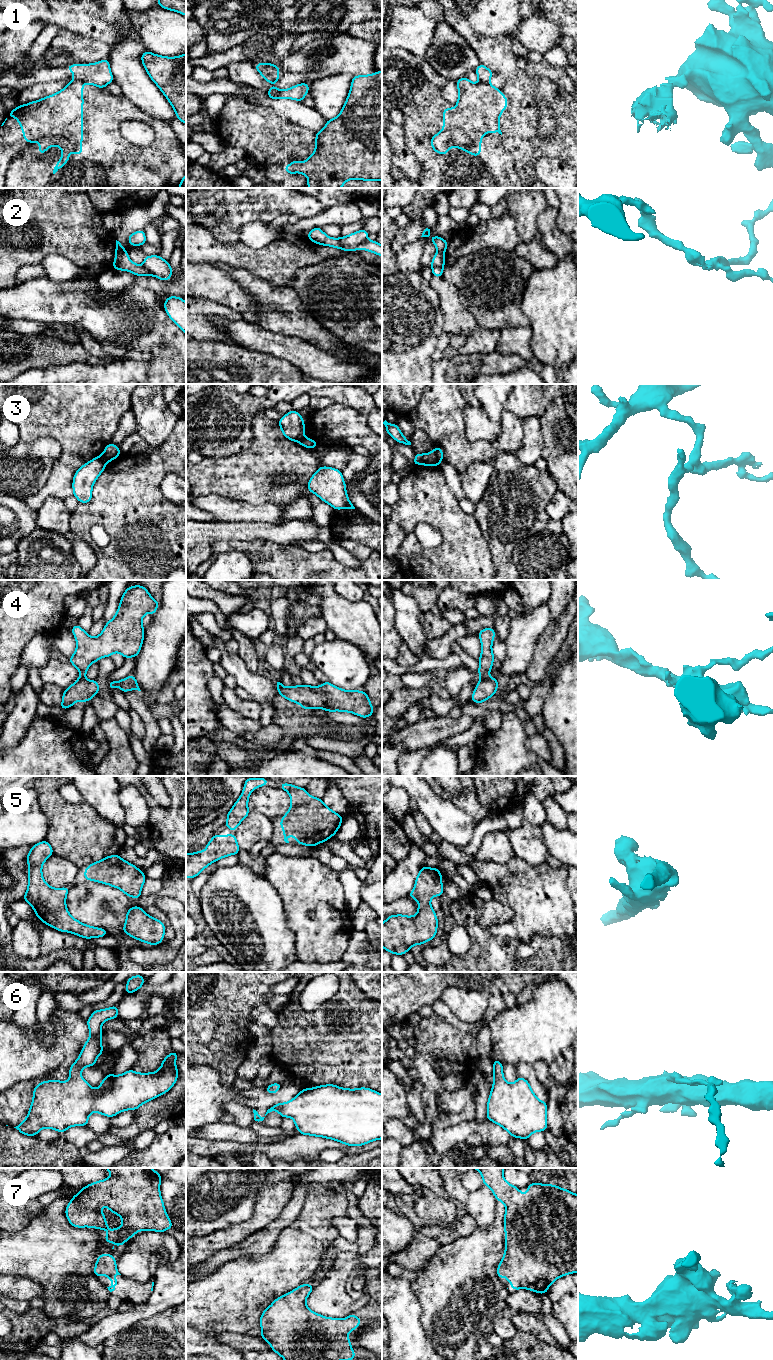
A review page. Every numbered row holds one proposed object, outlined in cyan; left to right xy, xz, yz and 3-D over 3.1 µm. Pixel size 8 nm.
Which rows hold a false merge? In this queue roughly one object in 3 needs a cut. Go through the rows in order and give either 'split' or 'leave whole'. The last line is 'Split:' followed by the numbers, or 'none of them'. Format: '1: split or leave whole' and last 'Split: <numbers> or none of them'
1: split
2: split
3: split
4: split
5: leave whole
6: leave whole
7: leave whole
Split: 1, 2, 3, 4

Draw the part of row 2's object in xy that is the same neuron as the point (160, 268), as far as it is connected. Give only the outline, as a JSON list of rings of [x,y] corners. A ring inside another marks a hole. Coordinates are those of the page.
[[[146,255],[143,266],[160,280],[169,281],[173,274],[169,262],[162,259],[159,255]]]

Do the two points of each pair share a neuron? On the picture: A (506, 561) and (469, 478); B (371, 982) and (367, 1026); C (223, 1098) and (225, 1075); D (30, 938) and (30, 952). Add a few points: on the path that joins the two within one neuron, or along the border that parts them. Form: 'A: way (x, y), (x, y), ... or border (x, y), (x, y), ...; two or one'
A: border (490, 479), (486, 492), (476, 504); two
B: border (353, 982), (371, 999); two
C: border (210, 1066), (218, 1073), (223, 1084), (233, 1085); two
D: way (30, 941), (30, 949); one

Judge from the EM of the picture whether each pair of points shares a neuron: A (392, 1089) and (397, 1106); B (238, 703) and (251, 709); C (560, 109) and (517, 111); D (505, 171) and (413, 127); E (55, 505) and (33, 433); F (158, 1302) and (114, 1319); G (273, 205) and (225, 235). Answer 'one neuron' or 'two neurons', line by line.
A: one neuron
B: one neuron
C: one neuron
D: one neuron
E: two neurons
F: one neuron
G: one neuron

